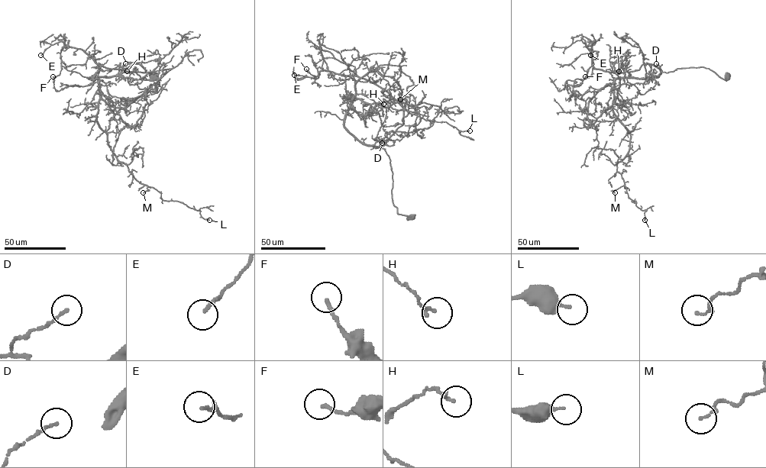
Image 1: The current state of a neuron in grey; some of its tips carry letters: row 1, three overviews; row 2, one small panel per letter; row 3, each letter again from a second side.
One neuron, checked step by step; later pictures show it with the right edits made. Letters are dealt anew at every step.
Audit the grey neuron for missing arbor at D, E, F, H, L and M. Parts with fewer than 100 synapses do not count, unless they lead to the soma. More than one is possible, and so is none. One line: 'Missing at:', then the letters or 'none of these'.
Missing at: none of these

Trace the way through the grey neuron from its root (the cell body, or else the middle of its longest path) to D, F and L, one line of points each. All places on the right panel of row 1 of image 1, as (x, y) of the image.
D: (726, 77), (725, 79), (721, 78), (702, 66), (677, 68), (659, 74), (660, 66), (656, 63)
F: (726, 77), (702, 66), (660, 73), (648, 64), (606, 72), (592, 65), (590, 46), (593, 68), (585, 76)
L: (726, 77), (700, 66), (615, 80), (612, 111), (630, 134), (617, 170), (628, 196), (647, 210), (644, 220)

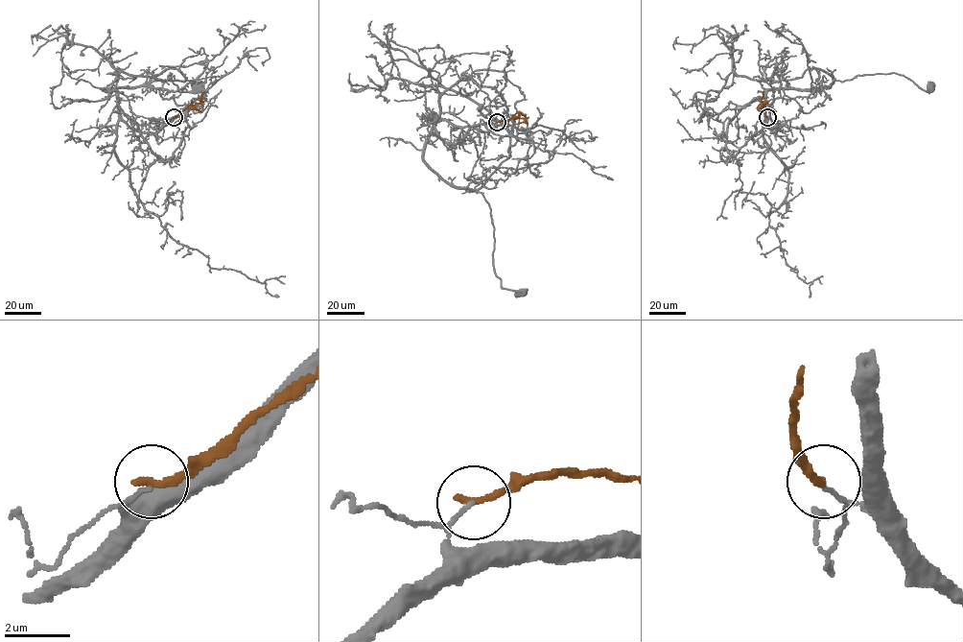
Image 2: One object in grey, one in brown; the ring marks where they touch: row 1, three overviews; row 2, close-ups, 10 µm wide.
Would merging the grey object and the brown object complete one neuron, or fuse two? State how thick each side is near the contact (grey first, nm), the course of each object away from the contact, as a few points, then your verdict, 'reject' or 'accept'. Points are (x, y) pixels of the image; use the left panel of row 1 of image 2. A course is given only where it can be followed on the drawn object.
calibres 110 and 240 nm; course grey (174, 117), (157, 131), (132, 130), (118, 94), (104, 89), (146, 85), (170, 73), (179, 91), (197, 87); course brown (174, 117), (199, 104), (203, 91); reject

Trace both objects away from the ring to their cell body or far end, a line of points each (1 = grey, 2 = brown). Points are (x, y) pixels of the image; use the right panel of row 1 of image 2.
1: (766, 117), (774, 132), (765, 120), (765, 94), (773, 89), (826, 88), (893, 73), (928, 87)
2: (766, 117), (761, 100), (763, 91)

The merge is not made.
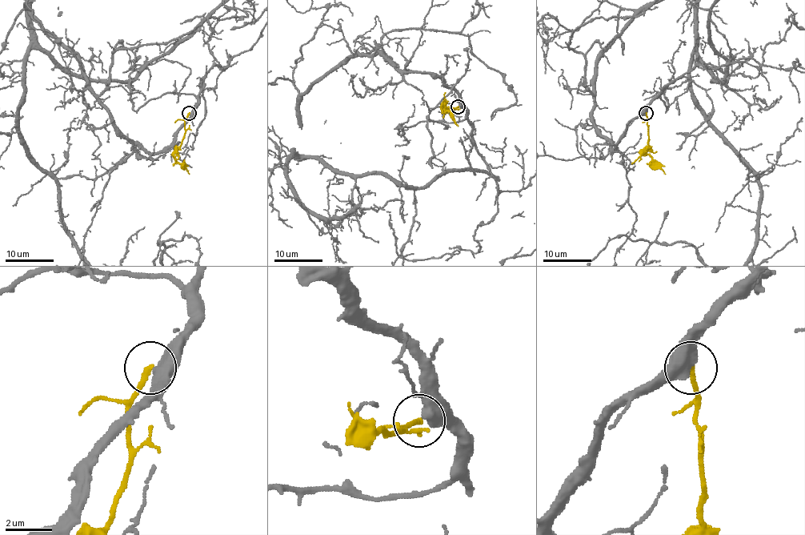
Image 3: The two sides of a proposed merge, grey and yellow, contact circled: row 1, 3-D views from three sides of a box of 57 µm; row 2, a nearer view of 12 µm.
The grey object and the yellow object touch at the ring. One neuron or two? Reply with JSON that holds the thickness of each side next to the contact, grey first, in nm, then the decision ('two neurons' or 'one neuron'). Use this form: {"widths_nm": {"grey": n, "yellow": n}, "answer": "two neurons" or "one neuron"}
{"widths_nm": {"grey": 480, "yellow": 240}, "answer": "two neurons"}

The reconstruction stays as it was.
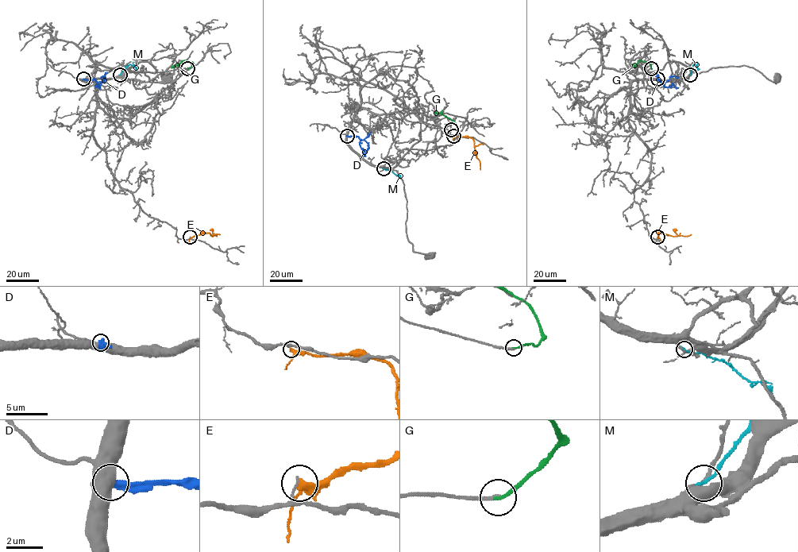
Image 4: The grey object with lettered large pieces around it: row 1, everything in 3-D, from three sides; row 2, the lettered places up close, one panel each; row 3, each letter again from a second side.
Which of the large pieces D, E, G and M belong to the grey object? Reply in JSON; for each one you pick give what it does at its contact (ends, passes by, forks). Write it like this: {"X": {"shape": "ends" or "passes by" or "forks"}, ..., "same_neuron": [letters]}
{"G": {"shape": "ends"}, "same_neuron": ["G"]}

